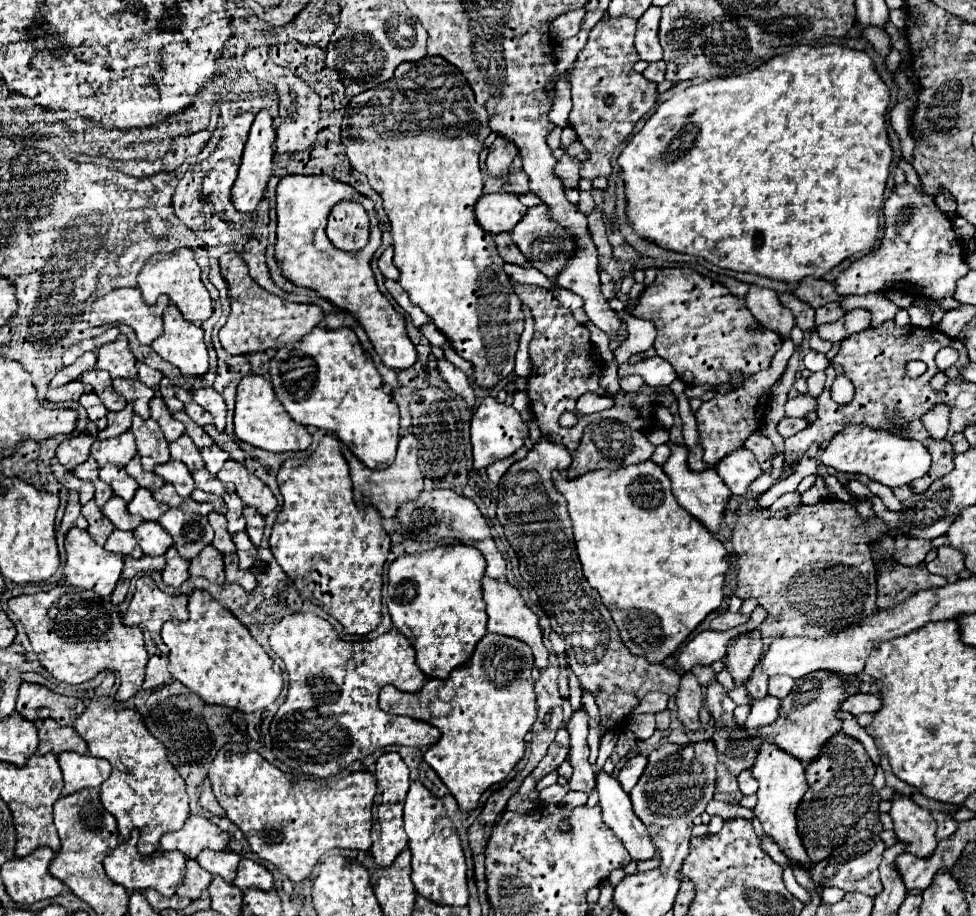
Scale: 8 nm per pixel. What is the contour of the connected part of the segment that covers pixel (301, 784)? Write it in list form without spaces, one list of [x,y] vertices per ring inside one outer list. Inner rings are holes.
[[[225,744],[211,762],[209,780],[227,818],[241,828],[251,850],[293,882],[305,880],[327,850],[369,850],[371,846],[371,808],[377,792],[371,772],[353,772],[333,786],[323,786],[281,772],[259,752],[237,752],[237,744]]]

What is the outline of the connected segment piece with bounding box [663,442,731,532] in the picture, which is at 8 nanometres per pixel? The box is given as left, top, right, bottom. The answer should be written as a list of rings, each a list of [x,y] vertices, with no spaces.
[[[667,442],[669,450],[671,450],[671,456],[667,458],[667,462],[663,464],[663,470],[665,474],[671,478],[673,482],[673,496],[677,498],[677,502],[691,514],[695,516],[697,520],[701,520],[711,532],[717,532],[719,528],[719,522],[721,522],[721,516],[725,512],[725,504],[731,496],[729,488],[723,484],[721,476],[713,470],[713,468],[707,468],[703,472],[693,472],[689,466],[687,466],[687,446],[679,446],[679,444],[673,444],[673,442]]]

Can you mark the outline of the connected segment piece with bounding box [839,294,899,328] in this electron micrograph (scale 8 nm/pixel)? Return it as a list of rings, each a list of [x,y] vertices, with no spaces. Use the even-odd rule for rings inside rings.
[[[871,294],[871,296],[843,296],[839,300],[839,306],[843,310],[851,310],[851,308],[867,308],[873,314],[871,326],[879,328],[881,324],[885,324],[887,320],[891,320],[897,314],[897,306],[891,304],[883,294]]]

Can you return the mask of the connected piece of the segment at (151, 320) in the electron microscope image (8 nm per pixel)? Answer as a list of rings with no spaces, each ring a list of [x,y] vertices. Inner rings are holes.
[[[119,288],[93,304],[89,322],[91,326],[127,324],[135,330],[141,344],[151,344],[163,332],[163,310],[167,304],[167,296],[159,296],[159,300],[149,306],[137,288]]]

